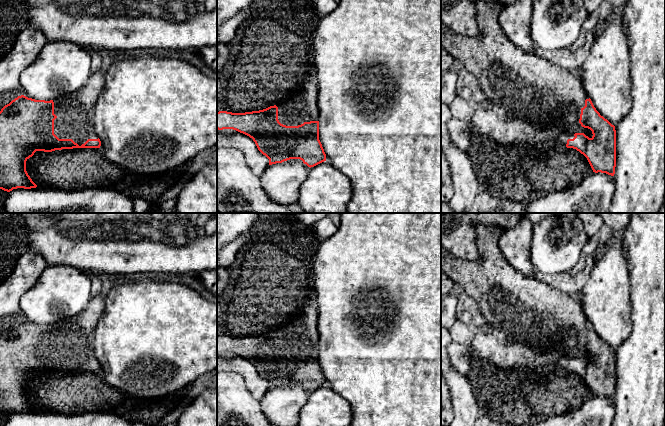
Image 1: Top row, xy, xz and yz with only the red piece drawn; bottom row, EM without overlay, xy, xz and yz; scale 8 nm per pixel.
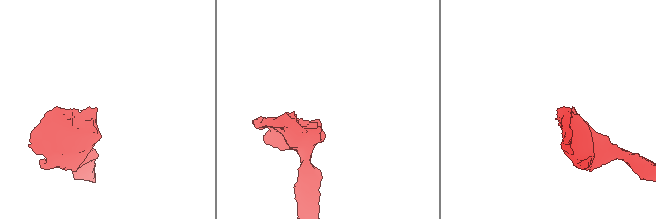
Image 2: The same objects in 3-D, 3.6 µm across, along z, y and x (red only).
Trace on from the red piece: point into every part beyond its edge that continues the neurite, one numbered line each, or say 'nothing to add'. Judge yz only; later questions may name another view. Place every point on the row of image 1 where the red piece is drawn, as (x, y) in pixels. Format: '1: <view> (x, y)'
1: yz (528, 87)

